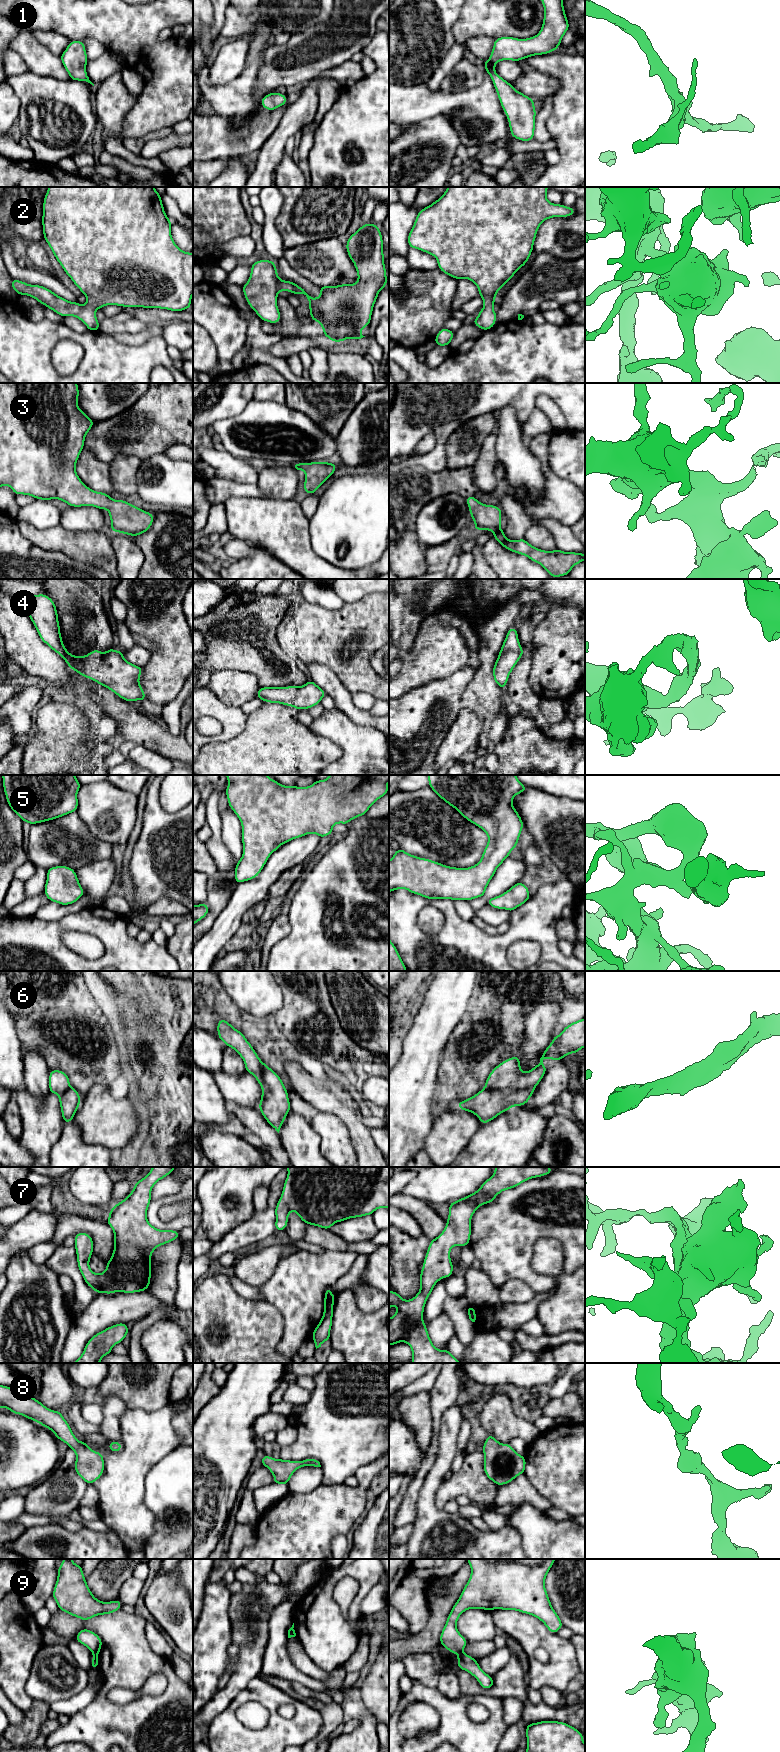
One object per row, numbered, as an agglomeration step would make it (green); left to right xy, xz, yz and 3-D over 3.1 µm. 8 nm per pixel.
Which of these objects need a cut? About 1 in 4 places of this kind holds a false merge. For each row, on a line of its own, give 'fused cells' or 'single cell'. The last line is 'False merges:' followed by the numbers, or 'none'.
1: single cell
2: single cell
3: single cell
4: single cell
5: single cell
6: single cell
7: single cell
8: single cell
9: fused cells
False merges: 9

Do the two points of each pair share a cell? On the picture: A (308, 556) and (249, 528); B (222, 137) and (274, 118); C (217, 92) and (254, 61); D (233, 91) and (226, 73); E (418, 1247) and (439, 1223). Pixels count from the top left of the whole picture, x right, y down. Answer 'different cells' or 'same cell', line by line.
A: same cell
B: same cell
C: same cell
D: different cells
E: different cells

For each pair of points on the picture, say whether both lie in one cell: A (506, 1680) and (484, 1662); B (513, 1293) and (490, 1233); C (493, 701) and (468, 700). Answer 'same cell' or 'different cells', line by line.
A: different cells
B: different cells
C: same cell

